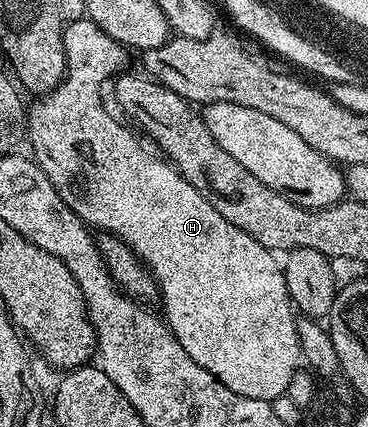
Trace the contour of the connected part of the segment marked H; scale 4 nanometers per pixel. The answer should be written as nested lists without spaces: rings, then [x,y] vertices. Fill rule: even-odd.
[[[91,25],[89,29],[90,34],[69,39],[72,57],[68,73],[59,86],[29,103],[25,137],[28,142],[30,138],[34,149],[32,157],[56,188],[60,200],[76,212],[80,221],[90,228],[99,226],[99,231],[113,234],[128,244],[149,270],[158,284],[164,321],[176,340],[180,340],[180,348],[184,348],[200,368],[212,372],[220,384],[232,388],[232,392],[271,403],[287,393],[303,361],[297,336],[298,318],[284,280],[283,263],[279,255],[264,248],[260,240],[252,240],[248,232],[236,228],[236,224],[228,224],[176,167],[155,153],[129,125],[121,126],[106,111],[102,103],[102,81],[113,79],[123,69],[127,51],[99,26]]]

